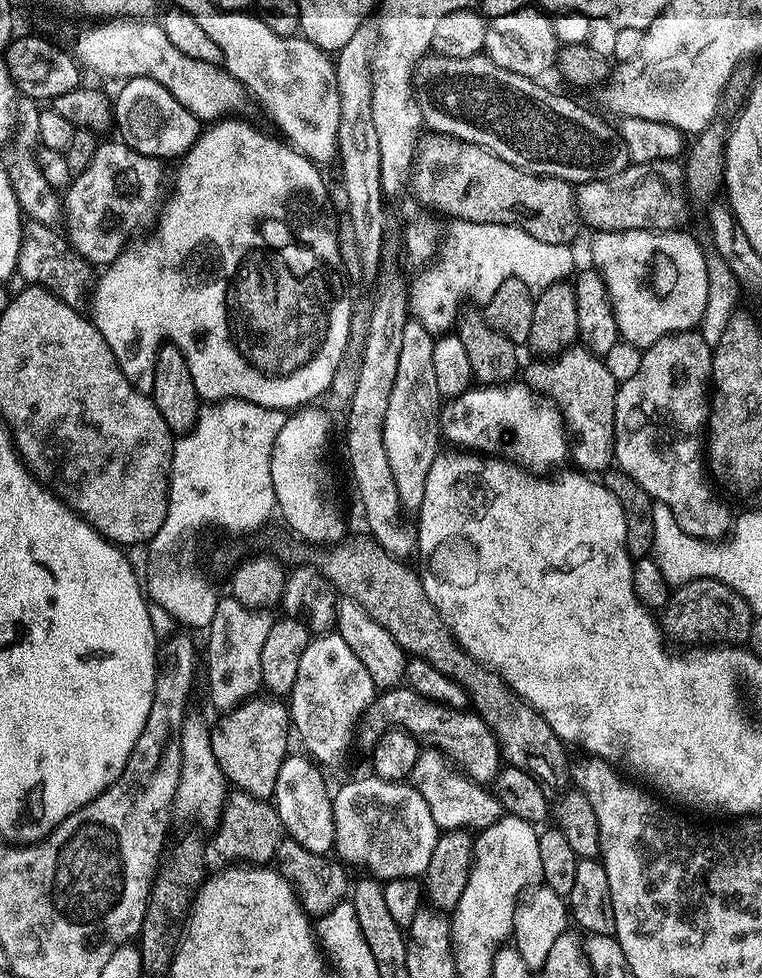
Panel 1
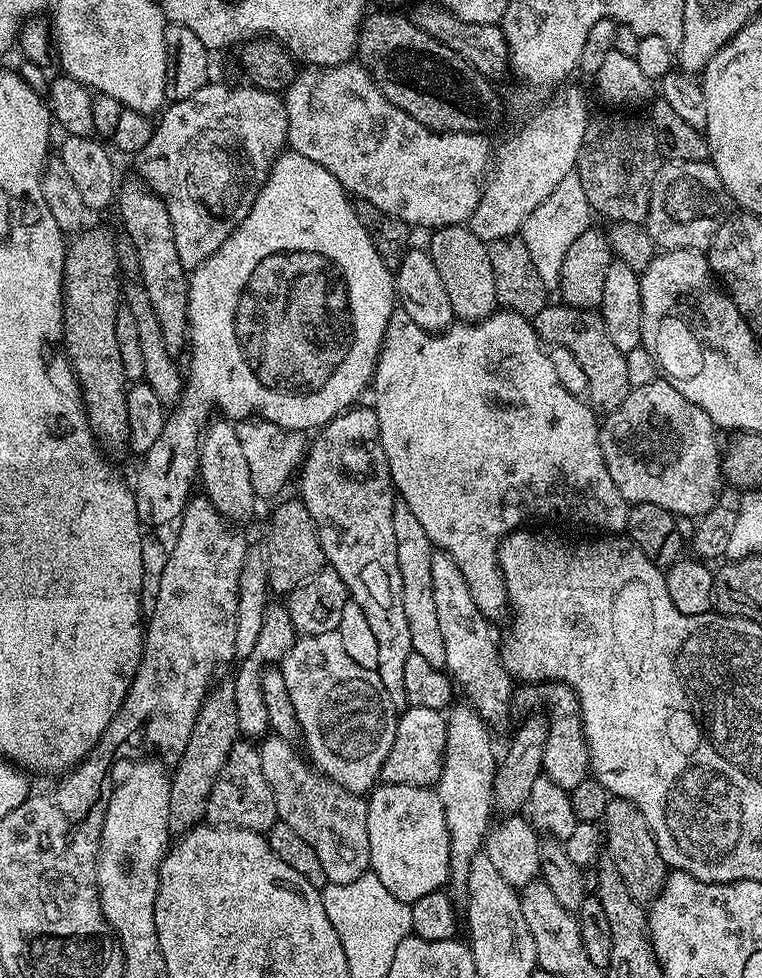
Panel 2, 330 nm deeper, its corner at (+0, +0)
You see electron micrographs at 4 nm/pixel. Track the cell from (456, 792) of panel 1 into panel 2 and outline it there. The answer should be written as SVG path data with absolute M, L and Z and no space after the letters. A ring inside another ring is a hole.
M426 706L403 709L394 730L394 746L390 746L390 754L386 754L380 780L386 784L409 784L419 788L435 785L439 781L444 761L447 725L445 713L441 710L430 710Z

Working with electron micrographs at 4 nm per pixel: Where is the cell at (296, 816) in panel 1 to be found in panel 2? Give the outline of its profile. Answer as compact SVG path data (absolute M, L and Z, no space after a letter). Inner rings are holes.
M268 734L259 741L258 747L262 758L262 774L266 774L266 782L270 782L279 823L290 826L290 830L314 846L314 854L318 854L318 862L322 862L325 881L328 884L349 884L365 876L370 868L370 833L366 830L367 799L338 786L317 771L303 755L300 757L296 753L297 745L291 740Z

